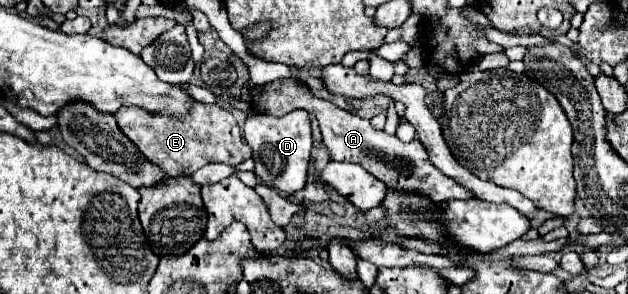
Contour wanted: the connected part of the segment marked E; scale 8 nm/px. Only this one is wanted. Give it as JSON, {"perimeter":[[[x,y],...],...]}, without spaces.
{"perimeter":[[[194,102],[192,112],[186,118],[168,118],[144,112],[140,108],[120,108],[114,114],[120,130],[138,146],[138,150],[150,160],[156,162],[166,176],[190,176],[198,168],[210,162],[224,162],[230,166],[240,164],[242,160],[252,156],[252,150],[246,142],[242,142],[240,128],[234,116],[216,104]]]}

